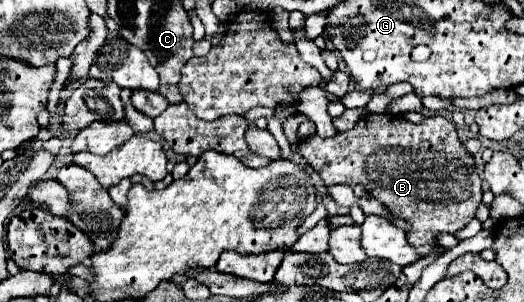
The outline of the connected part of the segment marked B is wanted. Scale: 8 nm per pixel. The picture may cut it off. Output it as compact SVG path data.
M367 113L357 121L351 131L337 133L329 139L323 139L319 135L303 139L297 147L297 153L313 165L325 187L337 183L351 187L363 185L371 197L383 203L395 217L401 217L411 225L406 233L408 243L419 249L419 253L423 255L429 255L435 249L435 235L455 233L463 229L475 217L475 211L481 205L481 177L477 175L473 155L465 151L457 137L455 125L445 117L429 117L421 123L409 123L401 117L391 117L387 113Z

